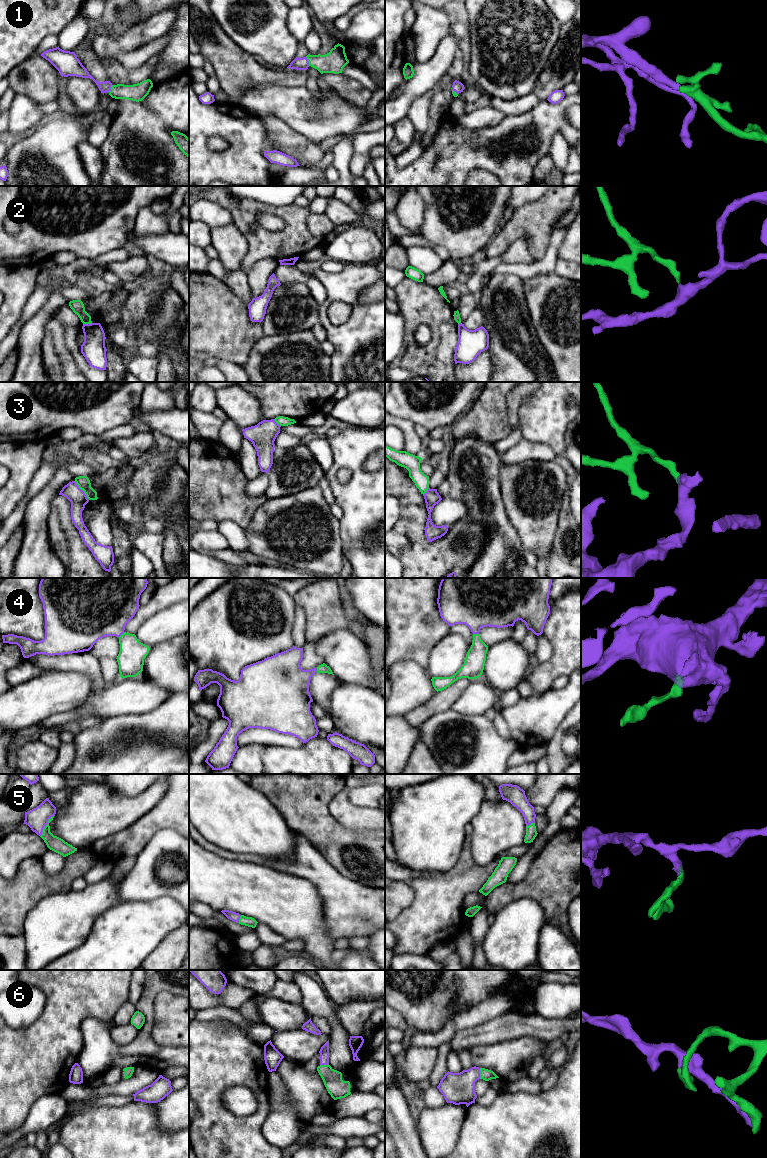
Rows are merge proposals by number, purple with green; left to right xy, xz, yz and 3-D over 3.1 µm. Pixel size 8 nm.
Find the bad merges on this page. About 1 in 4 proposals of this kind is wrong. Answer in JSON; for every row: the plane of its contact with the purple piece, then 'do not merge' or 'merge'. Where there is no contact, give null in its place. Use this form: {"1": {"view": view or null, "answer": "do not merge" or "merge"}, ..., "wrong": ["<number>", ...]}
{"1": {"view": "xz", "answer": "merge"}, "2": {"view": "xy", "answer": "do not merge"}, "3": {"view": "xy", "answer": "do not merge"}, "4": {"view": "yz", "answer": "merge"}, "5": {"view": "xy", "answer": "merge"}, "6": {"view": "yz", "answer": "merge"}, "wrong": ["2", "3"]}

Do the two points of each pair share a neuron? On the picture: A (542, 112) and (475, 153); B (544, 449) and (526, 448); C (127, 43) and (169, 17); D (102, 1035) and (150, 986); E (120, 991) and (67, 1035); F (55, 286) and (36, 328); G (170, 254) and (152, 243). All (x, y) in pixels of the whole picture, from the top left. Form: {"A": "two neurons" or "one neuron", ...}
{"A": "one neuron", "B": "one neuron", "C": "one neuron", "D": "one neuron", "E": "one neuron", "F": "one neuron", "G": "one neuron"}

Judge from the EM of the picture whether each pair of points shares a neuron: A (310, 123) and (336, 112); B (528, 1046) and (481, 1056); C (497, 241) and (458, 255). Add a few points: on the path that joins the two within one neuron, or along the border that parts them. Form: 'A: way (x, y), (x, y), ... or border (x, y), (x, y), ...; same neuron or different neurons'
A: way (316, 117), (330, 115); same neuron
B: way (516, 1055), (493, 1056); same neuron
C: border (500, 228), (484, 247); different neurons

